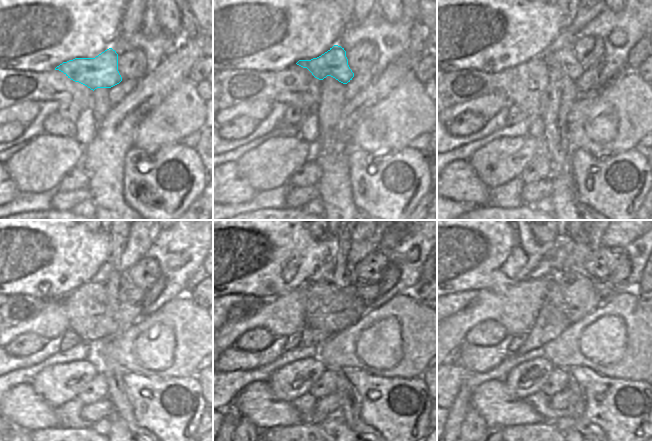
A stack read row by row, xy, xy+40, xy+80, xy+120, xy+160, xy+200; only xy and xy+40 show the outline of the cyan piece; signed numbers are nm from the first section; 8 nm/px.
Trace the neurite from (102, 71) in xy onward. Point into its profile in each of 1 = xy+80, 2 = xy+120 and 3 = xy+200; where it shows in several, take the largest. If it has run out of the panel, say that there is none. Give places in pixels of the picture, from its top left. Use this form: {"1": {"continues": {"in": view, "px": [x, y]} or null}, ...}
{"1": {"continues": {"in": "xy+80", "px": [563, 59]}}, "2": {"continues": {"in": "xy+120", "px": [119, 285]}}, "3": {"continues": {"in": "xy+200", "px": [604, 288]}}}

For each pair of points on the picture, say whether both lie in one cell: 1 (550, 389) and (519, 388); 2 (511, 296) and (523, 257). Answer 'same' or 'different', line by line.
1: different
2: different

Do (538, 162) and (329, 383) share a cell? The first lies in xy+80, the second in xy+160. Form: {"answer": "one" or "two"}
{"answer": "one"}

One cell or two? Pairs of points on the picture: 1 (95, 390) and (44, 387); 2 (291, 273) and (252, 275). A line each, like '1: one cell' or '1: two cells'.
1: two cells
2: one cell

